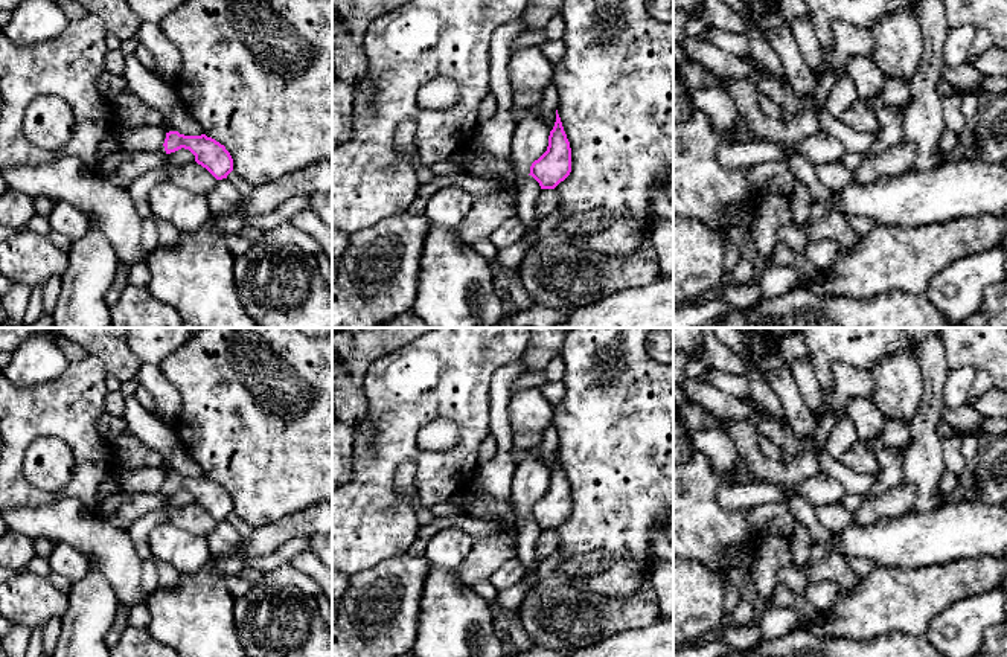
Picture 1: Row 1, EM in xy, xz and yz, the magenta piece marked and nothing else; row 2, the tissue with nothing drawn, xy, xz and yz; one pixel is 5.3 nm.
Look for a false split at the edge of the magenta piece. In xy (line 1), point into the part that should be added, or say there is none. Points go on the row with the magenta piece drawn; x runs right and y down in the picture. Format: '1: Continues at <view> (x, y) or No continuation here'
1: No continuation here

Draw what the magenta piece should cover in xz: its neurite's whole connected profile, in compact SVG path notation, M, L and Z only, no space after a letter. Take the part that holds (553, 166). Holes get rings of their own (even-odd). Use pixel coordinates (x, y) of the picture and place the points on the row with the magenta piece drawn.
M556 110L547 151L532 163L530 174L541 189L555 189L571 172L571 148Z

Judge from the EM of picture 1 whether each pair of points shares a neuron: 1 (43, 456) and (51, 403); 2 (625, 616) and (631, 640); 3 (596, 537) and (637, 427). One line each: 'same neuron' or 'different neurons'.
1: different neurons
2: different neurons
3: same neuron

